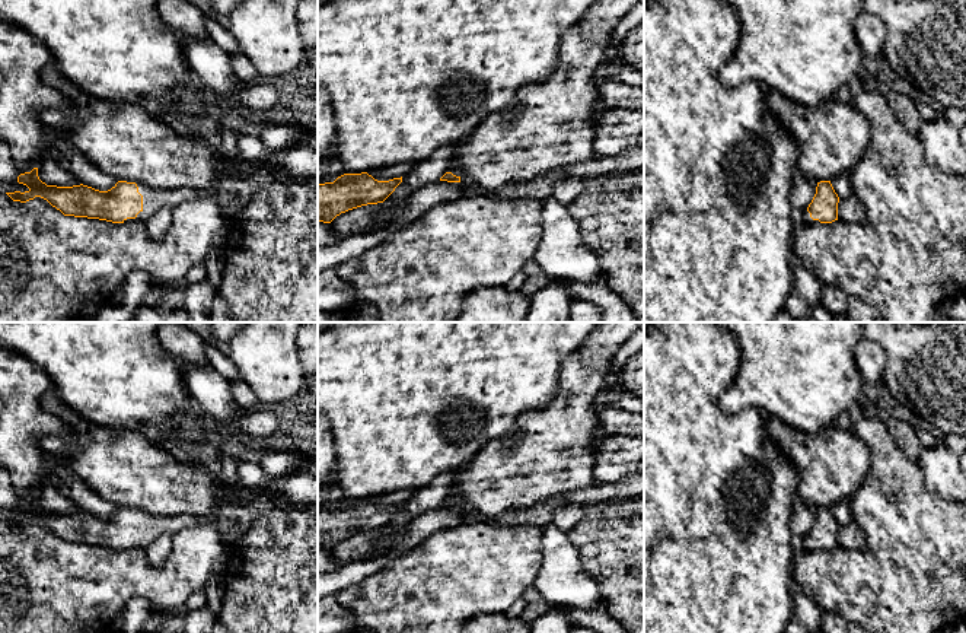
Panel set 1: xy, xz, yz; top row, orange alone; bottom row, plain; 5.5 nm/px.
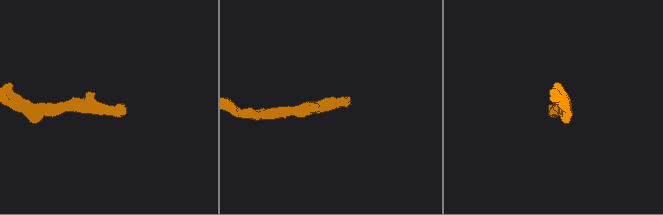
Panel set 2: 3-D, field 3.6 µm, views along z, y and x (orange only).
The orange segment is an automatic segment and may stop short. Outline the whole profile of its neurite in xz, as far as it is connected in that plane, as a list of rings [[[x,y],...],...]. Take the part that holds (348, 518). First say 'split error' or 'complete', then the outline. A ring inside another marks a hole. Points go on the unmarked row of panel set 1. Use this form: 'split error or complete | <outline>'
complete | [[[361,499],[344,500],[334,509],[318,510],[318,548],[331,550],[348,537],[383,529],[401,509],[402,503],[377,508]]]

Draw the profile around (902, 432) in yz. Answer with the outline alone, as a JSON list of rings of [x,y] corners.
[[[898,419],[886,422],[886,426],[908,459],[918,462],[922,445],[919,443],[914,427],[908,422]]]

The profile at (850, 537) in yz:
[[[851,522],[849,525],[839,527],[838,529],[838,545],[847,550],[864,551],[867,550],[865,535],[857,525]]]

